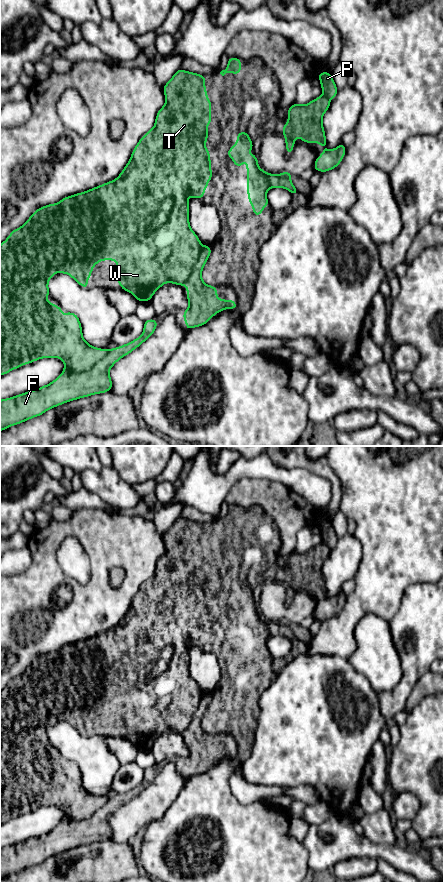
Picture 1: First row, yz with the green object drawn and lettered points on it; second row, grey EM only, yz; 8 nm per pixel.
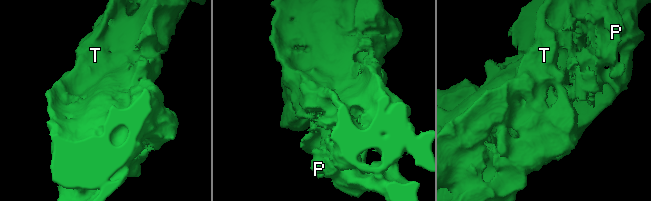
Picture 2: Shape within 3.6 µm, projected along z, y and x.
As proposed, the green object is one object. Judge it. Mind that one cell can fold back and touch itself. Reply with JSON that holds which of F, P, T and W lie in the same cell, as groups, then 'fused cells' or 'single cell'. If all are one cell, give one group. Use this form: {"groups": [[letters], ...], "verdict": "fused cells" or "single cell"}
{"groups": [["F", "P"], ["T", "W"]], "verdict": "fused cells"}

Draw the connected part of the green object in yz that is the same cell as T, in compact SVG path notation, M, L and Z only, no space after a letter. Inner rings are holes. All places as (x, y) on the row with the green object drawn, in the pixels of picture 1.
M181 69L177 70L174 76L166 83L163 92L166 96L166 103L157 113L155 126L139 140L132 152L129 162L117 179L86 192L65 197L56 204L40 207L38 210L34 211L22 227L13 230L9 237L0 245L0 376L40 358L52 357L60 358L65 364L62 374L85 372L90 370L98 361L102 360L107 355L108 350L93 347L84 340L81 324L75 313L66 312L62 318L62 308L57 307L55 303L49 303L47 301L47 296L50 294L48 281L56 272L70 275L84 289L87 289L89 284L87 284L86 281L90 279L94 265L102 260L116 260L117 283L121 285L123 291L130 291L137 301L151 300L153 294L167 282L183 286L190 277L202 251L202 244L189 225L189 204L187 198L194 197L202 199L208 182L213 177L211 173L210 151L205 147L206 139L209 137L207 125L211 124L211 101L207 98L205 76ZM169 196L173 198L173 205L167 221L157 229L151 230L150 225L153 219L158 213L162 202Z

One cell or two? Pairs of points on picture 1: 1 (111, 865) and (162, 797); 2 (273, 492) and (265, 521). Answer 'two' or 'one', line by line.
1: one
2: two

